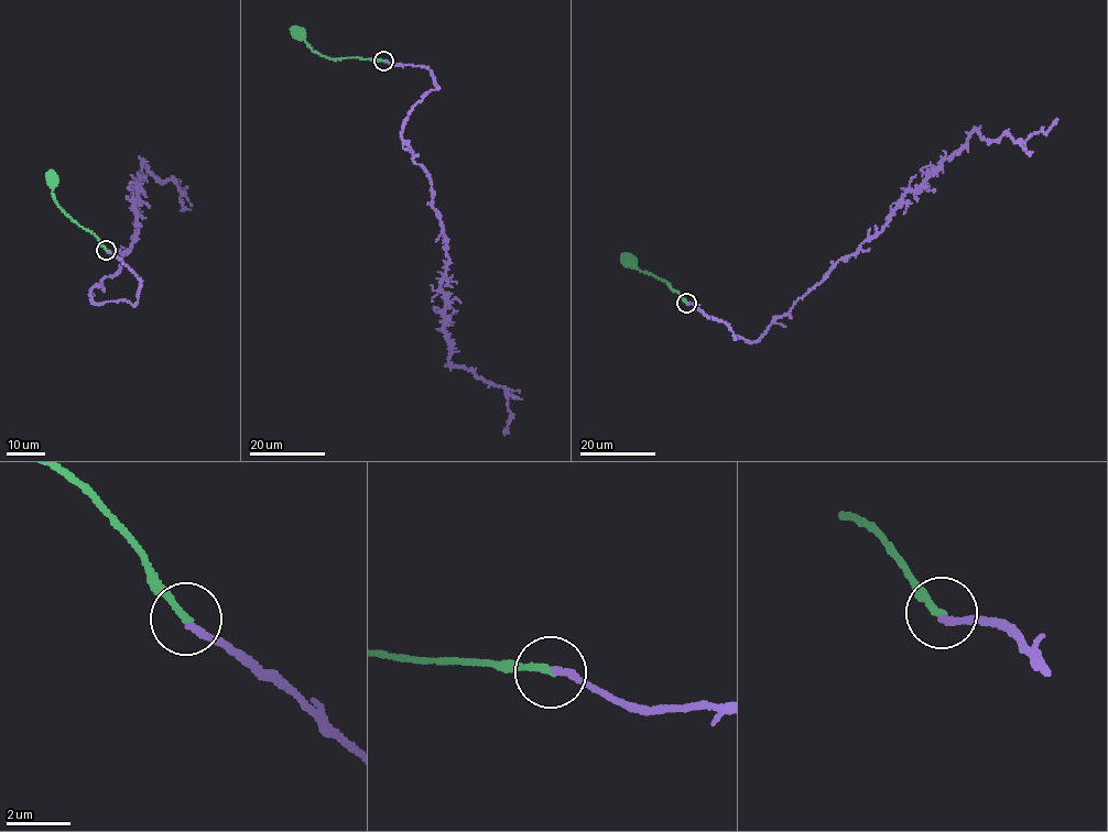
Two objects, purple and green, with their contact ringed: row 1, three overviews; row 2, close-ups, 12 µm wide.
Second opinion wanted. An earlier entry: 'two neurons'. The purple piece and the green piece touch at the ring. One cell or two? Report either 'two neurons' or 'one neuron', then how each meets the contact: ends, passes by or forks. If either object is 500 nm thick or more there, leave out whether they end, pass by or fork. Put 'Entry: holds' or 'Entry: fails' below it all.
two neurons; purple ends; green ends
Entry: holds

